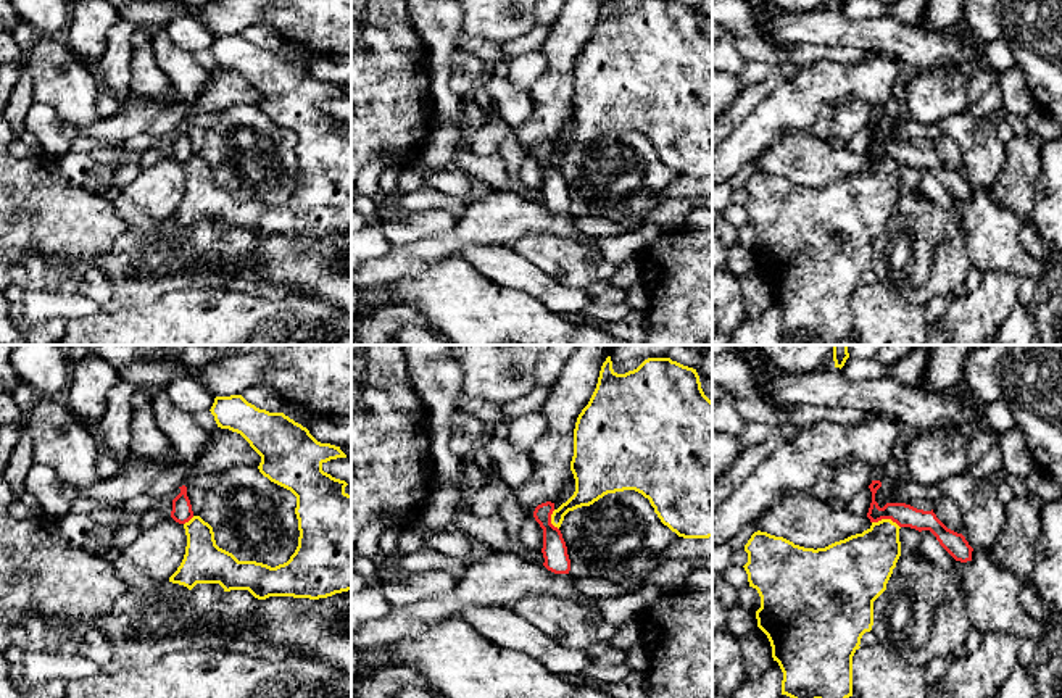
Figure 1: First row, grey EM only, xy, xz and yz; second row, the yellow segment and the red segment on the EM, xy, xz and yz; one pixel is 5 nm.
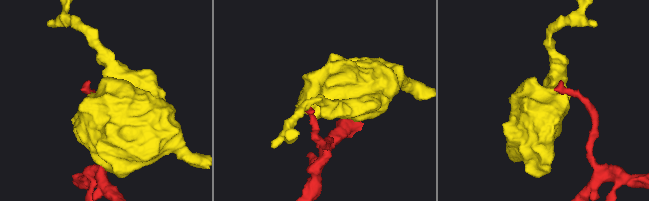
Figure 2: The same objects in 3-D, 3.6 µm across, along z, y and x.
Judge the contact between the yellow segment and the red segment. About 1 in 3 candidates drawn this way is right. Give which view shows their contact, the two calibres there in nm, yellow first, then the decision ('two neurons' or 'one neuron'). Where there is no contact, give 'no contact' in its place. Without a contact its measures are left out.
yz | 300/110 nm | two neurons

